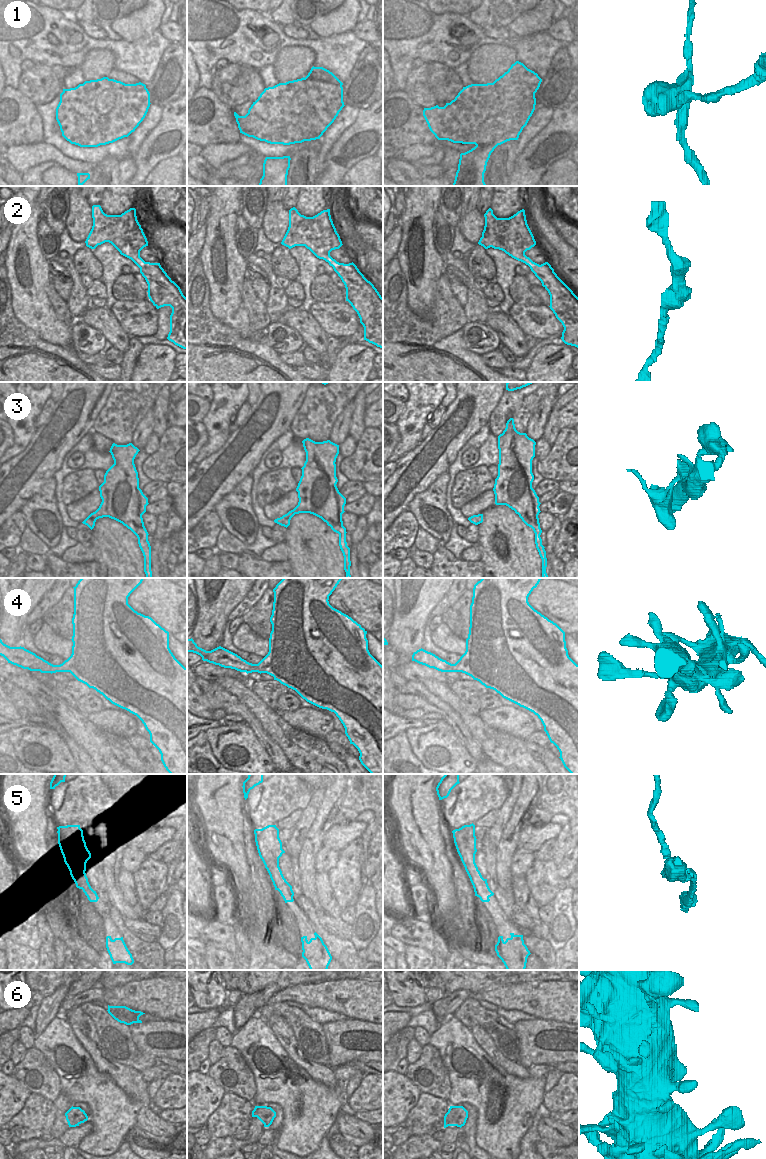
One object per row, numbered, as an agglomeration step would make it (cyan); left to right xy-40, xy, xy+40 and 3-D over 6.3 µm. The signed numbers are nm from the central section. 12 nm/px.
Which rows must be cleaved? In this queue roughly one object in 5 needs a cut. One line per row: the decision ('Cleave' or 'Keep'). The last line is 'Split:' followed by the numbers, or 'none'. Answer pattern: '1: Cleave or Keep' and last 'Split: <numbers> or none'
1: Cleave
2: Keep
3: Keep
4: Keep
5: Cleave
6: Keep
Split: 1, 5

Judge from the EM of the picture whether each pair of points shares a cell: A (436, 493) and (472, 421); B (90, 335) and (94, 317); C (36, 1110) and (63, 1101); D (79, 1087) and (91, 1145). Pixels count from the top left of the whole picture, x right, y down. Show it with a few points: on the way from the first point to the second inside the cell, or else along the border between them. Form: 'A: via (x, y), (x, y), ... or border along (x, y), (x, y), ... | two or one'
A: border along (446, 470), (428, 486) | two
B: border along (80, 321), (97, 329), (106, 340) | two
C: border along (53, 1102), (55, 1117), (51, 1127) | two
D: via (93, 1101), (99, 1107), (99, 1131) | one

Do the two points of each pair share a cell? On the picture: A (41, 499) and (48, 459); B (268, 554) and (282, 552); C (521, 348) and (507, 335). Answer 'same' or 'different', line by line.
A: different
B: same
C: same

